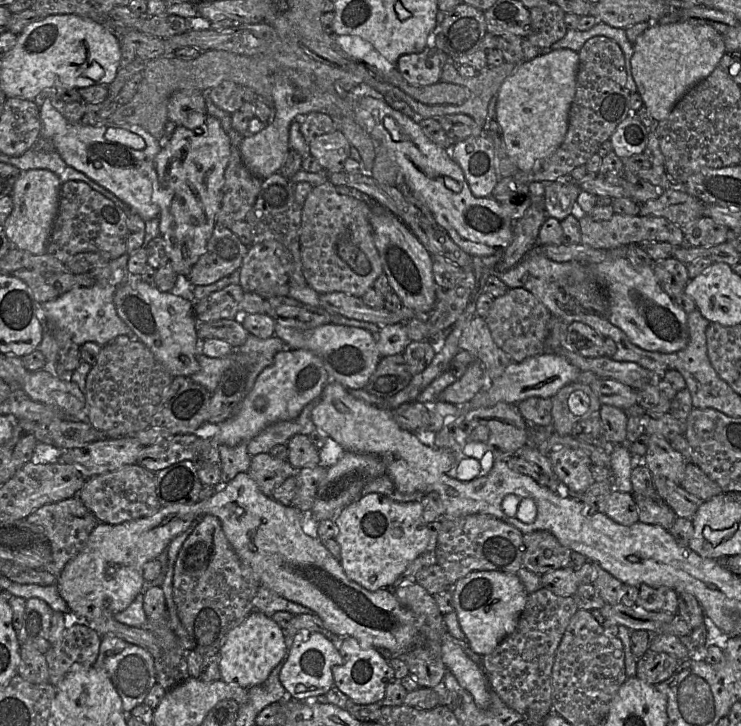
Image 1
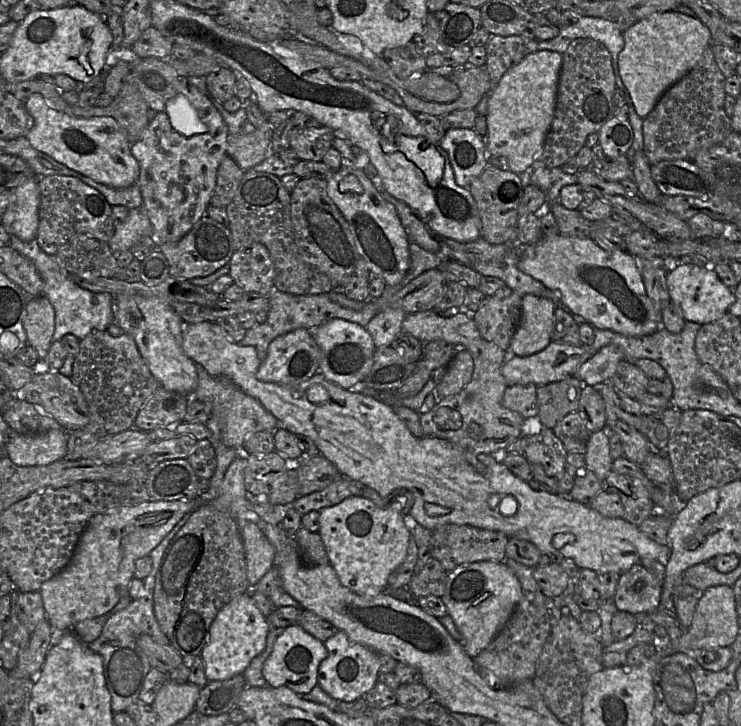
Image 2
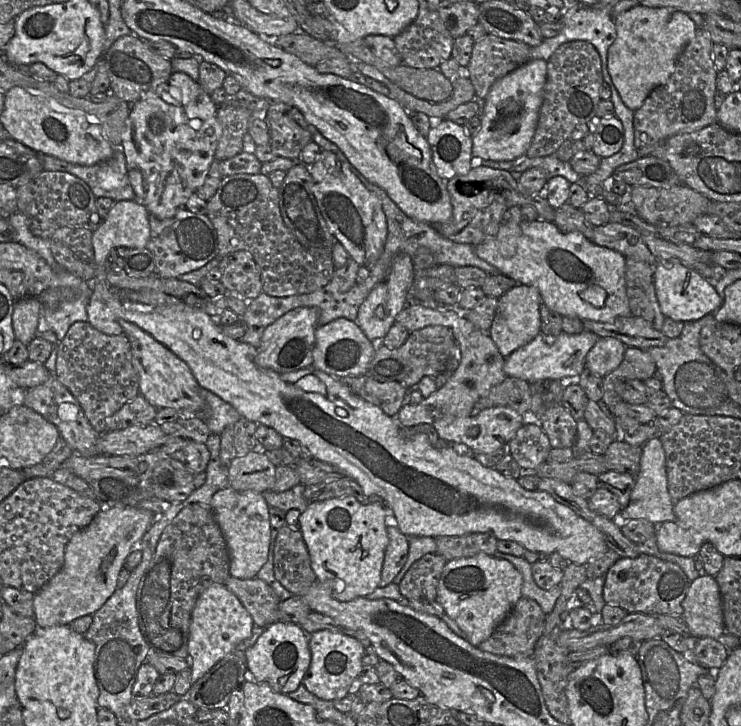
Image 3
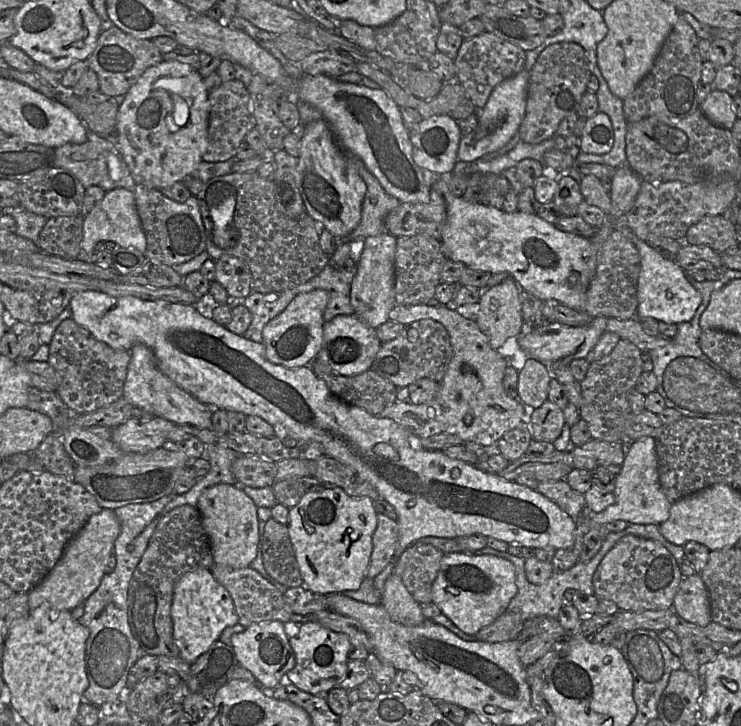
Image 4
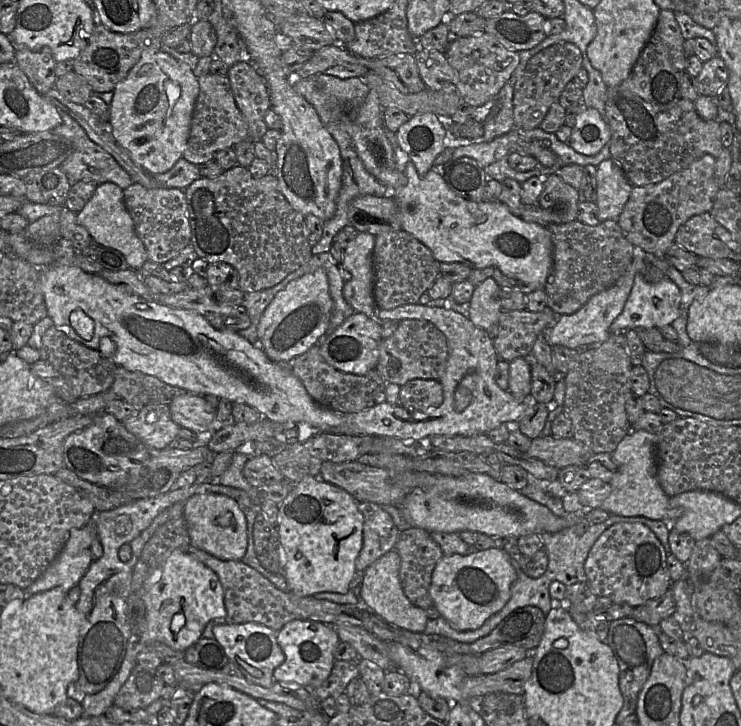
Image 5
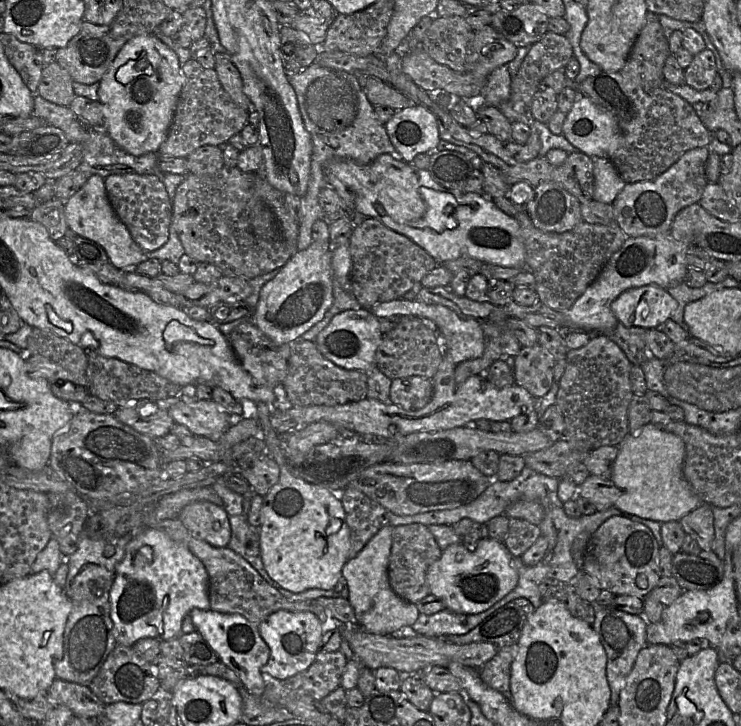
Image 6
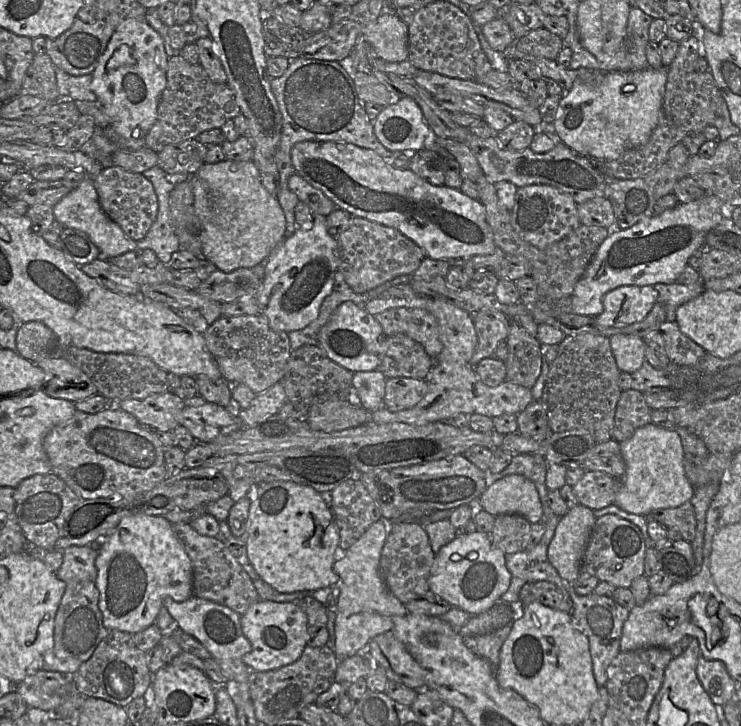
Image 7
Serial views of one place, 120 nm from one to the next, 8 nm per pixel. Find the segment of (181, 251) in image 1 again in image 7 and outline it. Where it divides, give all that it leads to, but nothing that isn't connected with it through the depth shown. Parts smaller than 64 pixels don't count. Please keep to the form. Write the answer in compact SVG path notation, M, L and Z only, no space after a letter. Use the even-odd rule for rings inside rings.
M130 18L123 21L110 38L106 50L93 71L90 89L103 104L110 118L109 128L125 139L144 139L157 120L158 105L167 84L167 55L163 37L145 18Z

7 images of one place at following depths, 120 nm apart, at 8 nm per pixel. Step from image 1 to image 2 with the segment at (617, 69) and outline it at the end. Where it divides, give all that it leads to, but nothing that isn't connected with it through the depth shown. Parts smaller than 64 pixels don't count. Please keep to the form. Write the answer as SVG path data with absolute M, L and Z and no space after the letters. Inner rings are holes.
M578 38L571 42L562 56L554 118L546 135L543 149L532 164L534 169L561 167L578 154L585 146L590 134L597 133L609 119L615 117L613 98L617 86L612 56L608 49L601 42L592 38Z

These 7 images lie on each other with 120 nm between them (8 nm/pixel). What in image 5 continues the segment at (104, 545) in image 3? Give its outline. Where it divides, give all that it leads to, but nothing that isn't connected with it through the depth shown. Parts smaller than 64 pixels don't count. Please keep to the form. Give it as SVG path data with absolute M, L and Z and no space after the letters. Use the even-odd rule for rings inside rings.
M92 520L88 525L71 530L66 543L53 562L30 586L22 588L26 596L55 587L60 587L67 593L78 585L93 561L91 544L95 534L96 529Z

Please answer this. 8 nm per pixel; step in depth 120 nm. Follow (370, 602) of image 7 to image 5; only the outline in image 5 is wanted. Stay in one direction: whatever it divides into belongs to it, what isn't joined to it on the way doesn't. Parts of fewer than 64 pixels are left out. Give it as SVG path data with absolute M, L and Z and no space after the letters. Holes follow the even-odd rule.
M393 549L373 562L363 572L360 586L360 598L368 609L388 624L409 630L424 633L428 616L426 610L413 605L403 592L400 578L400 558Z

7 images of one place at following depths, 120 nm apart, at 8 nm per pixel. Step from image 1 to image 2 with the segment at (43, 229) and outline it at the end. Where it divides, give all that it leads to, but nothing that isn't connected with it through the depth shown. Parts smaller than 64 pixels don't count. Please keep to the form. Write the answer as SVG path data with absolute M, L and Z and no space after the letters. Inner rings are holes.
M35 176L11 190L11 201L1 223L10 235L31 241L38 230L39 205L40 191Z

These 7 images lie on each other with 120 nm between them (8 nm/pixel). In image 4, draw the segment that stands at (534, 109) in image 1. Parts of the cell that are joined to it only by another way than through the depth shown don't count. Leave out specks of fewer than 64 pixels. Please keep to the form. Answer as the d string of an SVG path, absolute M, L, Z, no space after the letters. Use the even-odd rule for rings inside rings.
M524 69L495 87L479 113L477 127L460 140L457 161L474 162L484 155L502 148L518 132L526 112L529 78L530 71Z

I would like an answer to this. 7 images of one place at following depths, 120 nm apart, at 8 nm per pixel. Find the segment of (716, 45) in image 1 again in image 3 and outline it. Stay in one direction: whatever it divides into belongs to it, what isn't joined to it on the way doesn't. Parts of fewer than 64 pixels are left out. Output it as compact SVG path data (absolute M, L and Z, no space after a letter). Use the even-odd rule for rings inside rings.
M638 4L614 19L616 39L607 55L607 68L624 104L635 111L649 94L673 74L682 51L698 30L686 13L673 7L652 8Z

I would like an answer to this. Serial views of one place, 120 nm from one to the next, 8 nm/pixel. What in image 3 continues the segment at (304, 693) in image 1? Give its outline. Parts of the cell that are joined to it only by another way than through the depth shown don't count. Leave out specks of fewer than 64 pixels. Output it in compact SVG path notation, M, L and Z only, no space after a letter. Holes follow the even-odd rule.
M274 622L267 626L255 644L245 651L245 656L247 669L252 672L260 683L267 683L275 692L289 695L302 684L310 665L309 634L294 623Z

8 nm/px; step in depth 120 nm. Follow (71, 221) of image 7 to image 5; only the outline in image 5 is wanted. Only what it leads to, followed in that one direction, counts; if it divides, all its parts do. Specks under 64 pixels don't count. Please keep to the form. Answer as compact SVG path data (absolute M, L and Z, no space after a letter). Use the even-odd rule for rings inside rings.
M111 182L99 184L84 208L76 214L76 222L90 233L94 241L118 250L130 269L138 270L149 260L146 248L136 233L133 219L126 209L123 189L118 185Z

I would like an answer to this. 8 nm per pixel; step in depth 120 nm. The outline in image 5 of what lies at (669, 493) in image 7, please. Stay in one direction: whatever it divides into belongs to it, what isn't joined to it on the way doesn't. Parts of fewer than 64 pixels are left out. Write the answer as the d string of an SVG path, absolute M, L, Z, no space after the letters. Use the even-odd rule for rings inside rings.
M631 429L613 452L616 470L609 497L600 509L618 516L640 516L651 520L673 522L681 516L681 509L670 507L670 497L662 490L656 476L657 434L645 430Z

